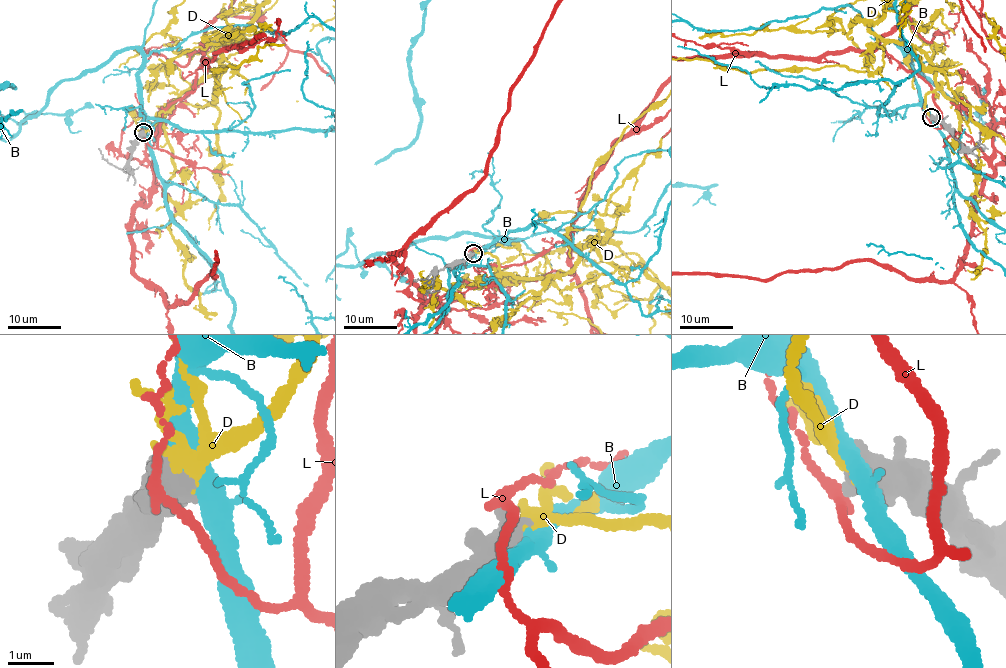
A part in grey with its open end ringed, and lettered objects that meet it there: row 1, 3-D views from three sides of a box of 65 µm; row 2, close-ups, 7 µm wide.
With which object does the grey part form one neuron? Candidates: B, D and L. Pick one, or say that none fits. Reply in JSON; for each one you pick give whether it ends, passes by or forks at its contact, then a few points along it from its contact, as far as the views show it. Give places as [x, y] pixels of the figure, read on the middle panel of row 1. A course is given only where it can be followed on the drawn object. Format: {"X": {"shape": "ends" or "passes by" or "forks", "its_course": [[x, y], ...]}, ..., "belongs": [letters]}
{"D": {"shape": "forks"}, "belongs": ["D"]}

